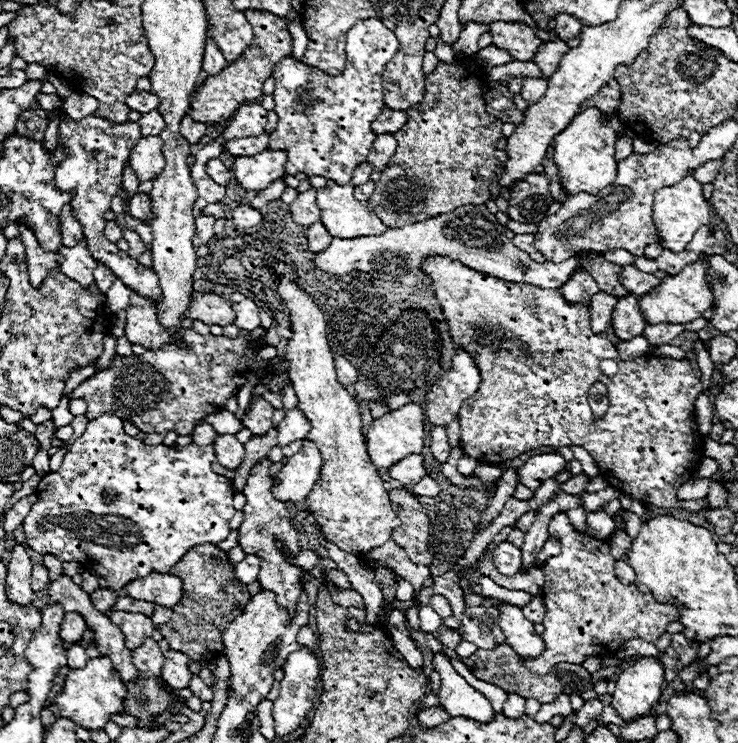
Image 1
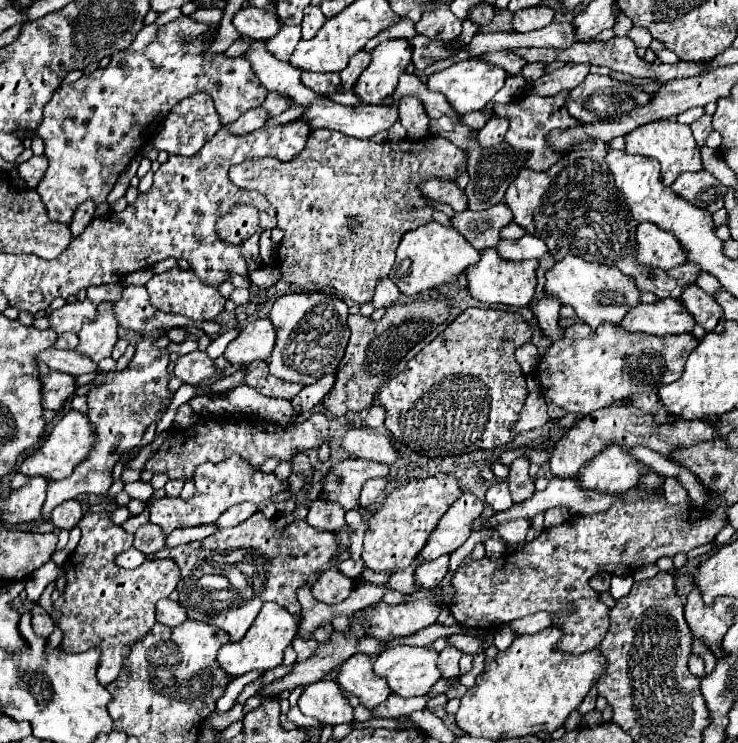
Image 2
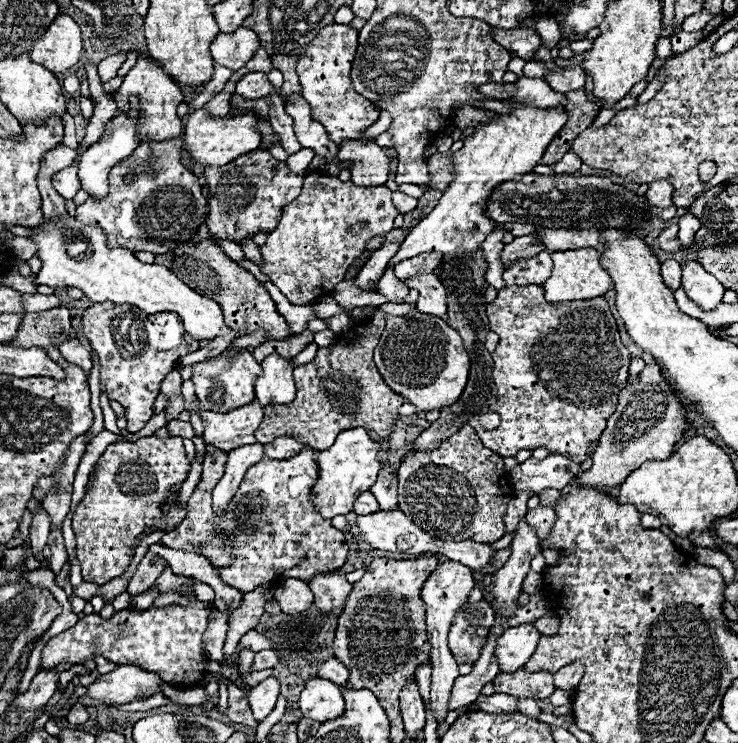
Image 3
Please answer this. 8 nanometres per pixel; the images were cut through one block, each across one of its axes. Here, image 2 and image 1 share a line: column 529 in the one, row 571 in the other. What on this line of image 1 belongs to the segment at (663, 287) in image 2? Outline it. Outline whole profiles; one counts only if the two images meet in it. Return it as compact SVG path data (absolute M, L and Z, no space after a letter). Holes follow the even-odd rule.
M198 544L188 550L176 566L170 568L172 576L180 576L182 580L182 600L176 608L172 608L172 620L160 626L162 636L168 640L172 650L180 650L188 654L188 658L198 660L214 660L224 654L222 632L250 600L248 588L234 578L234 566L228 560L228 554L216 548L214 544Z

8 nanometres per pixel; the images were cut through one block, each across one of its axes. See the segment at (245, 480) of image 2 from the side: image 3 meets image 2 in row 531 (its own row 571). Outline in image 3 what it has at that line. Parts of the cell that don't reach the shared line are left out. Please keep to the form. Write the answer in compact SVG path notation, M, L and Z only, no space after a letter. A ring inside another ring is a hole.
M166 566L164 572L154 582L154 586L158 588L158 594L166 594L166 592L184 594L184 598L188 600L188 606L168 604L158 608L150 606L148 610L126 608L126 610L114 612L110 620L100 620L100 624L98 624L98 614L88 614L80 618L76 626L48 640L48 644L42 650L40 670L56 668L62 662L82 664L86 660L94 660L96 656L104 656L110 662L138 662L142 668L150 672L158 672L160 678L166 680L168 684L188 686L188 688L200 686L200 682L204 680L200 676L206 672L206 666L210 660L204 648L204 632L216 608L212 602L196 600L196 594L192 592L192 586L196 582L198 580L190 576L174 574L172 568Z

